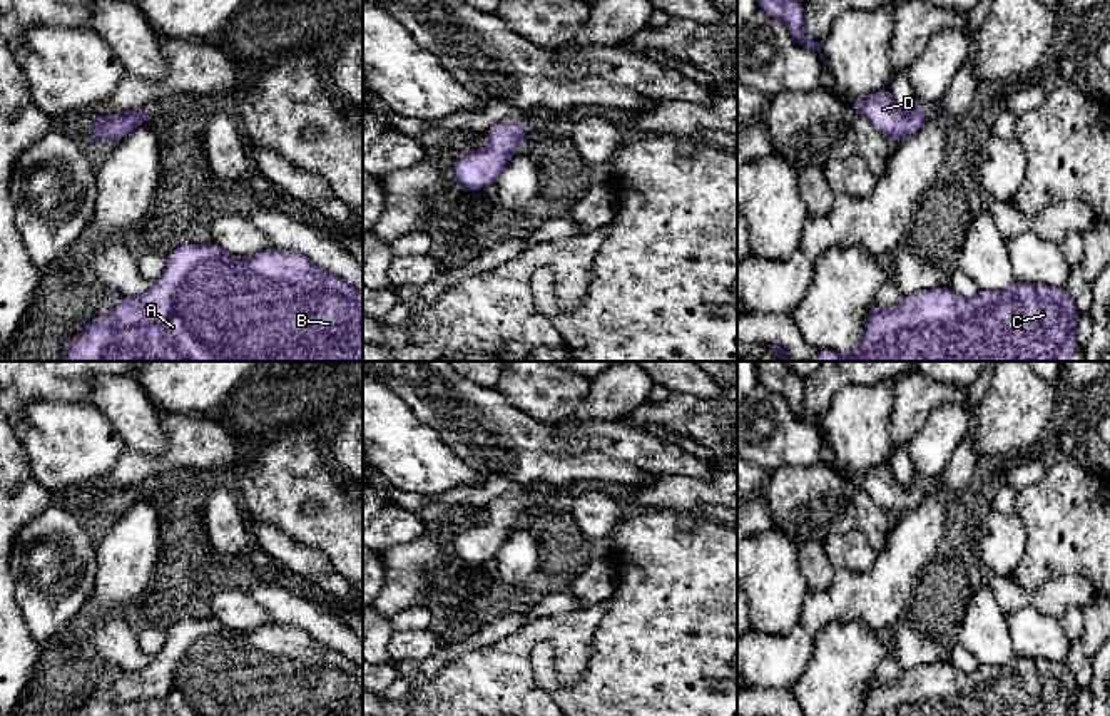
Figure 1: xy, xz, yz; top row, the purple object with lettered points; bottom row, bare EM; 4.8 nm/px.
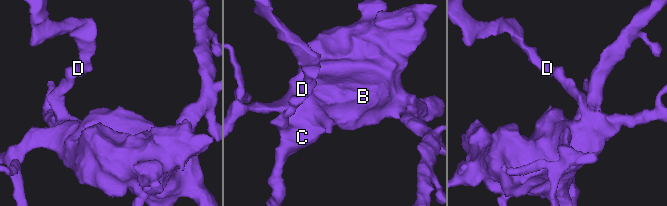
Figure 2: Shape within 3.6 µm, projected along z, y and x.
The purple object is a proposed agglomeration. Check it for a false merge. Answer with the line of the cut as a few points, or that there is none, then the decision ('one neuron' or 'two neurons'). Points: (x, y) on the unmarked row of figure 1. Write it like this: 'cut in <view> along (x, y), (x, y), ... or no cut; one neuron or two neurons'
no cut; one neuron

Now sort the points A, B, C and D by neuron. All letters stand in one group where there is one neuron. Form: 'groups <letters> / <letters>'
groups A B C D

